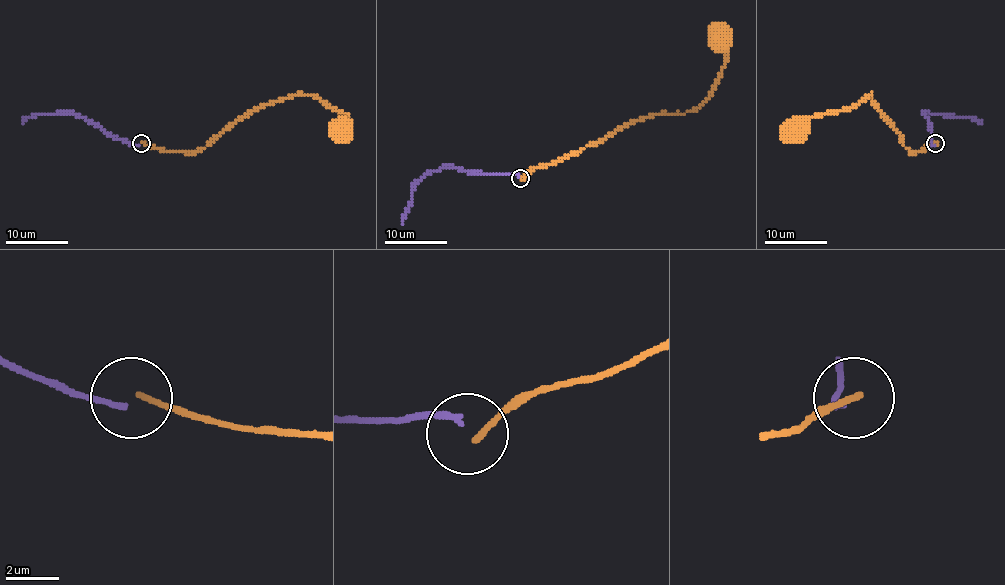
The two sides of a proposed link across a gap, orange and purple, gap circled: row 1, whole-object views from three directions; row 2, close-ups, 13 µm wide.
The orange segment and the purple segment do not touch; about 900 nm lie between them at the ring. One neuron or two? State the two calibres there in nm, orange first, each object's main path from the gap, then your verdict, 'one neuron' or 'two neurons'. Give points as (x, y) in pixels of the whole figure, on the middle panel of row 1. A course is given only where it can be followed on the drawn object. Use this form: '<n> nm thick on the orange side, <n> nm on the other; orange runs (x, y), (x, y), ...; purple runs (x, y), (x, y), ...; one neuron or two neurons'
220 nm thick on the orange side, 220 nm on the other; orange runs (522, 178), (541, 167), (577, 154), (638, 120), (693, 112), (708, 96), (726, 62), (719, 37); purple runs (519, 176), (440, 167), (429, 170), (412, 187), (411, 204), (401, 225); two neurons

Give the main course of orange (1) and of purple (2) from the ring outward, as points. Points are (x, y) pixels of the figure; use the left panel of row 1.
1: (142, 143), (161, 151), (197, 152), (239, 119), (286, 97), (313, 96), (346, 116), (337, 124), (340, 130)
2: (139, 144), (117, 140), (83, 118), (61, 111), (31, 116), (22, 122)

